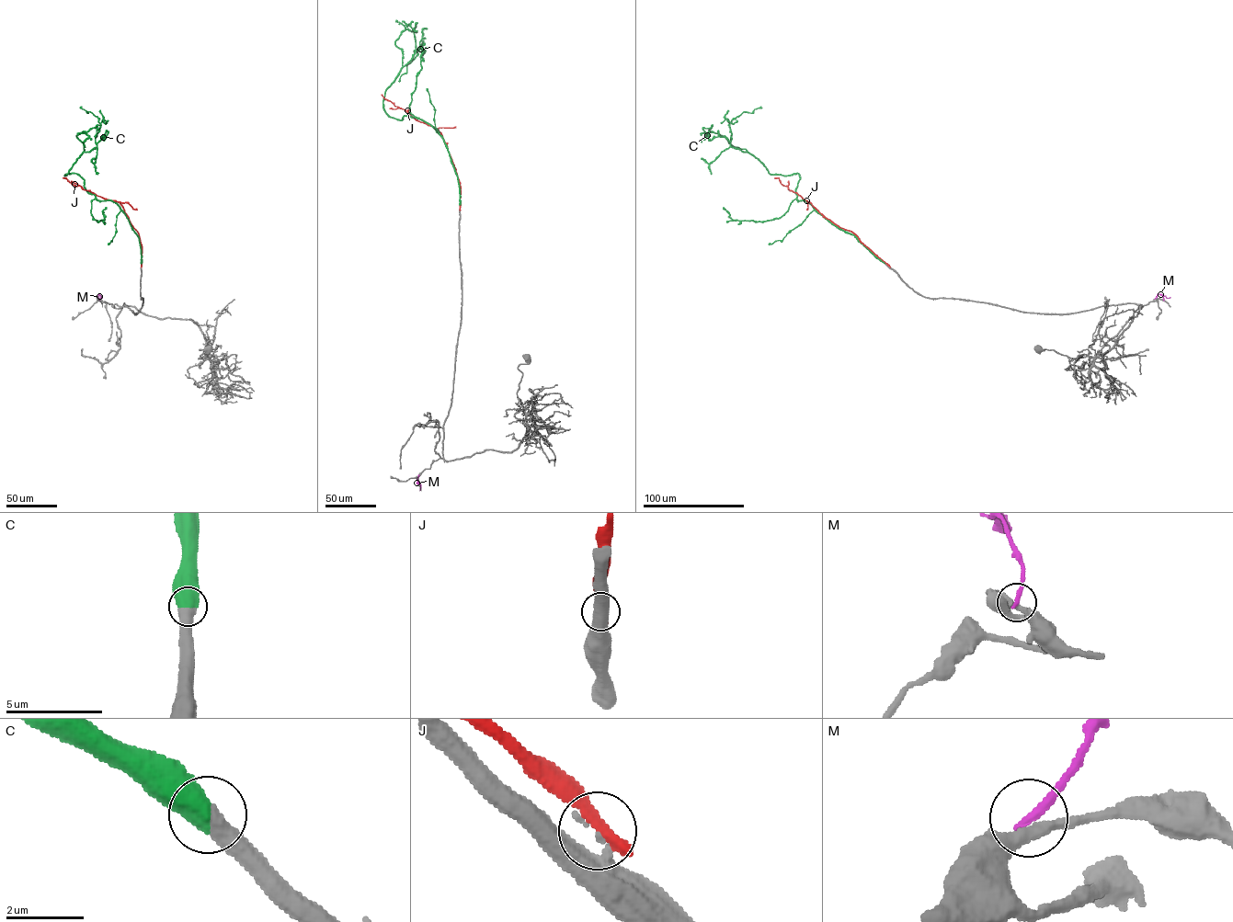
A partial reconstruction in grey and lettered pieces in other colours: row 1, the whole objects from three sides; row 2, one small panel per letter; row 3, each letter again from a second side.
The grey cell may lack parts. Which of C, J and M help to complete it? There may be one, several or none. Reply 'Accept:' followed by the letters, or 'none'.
Accept: C

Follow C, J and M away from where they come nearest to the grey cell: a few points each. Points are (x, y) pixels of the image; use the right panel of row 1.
C: (884, 263), (809, 203), (797, 199), (797, 173), (770, 174), (752, 155), (730, 145), (731, 120), (761, 108)
J: (889, 266), (856, 235), (835, 224), (774, 177)
M: (1155, 299), (1158, 294), (1170, 297)

